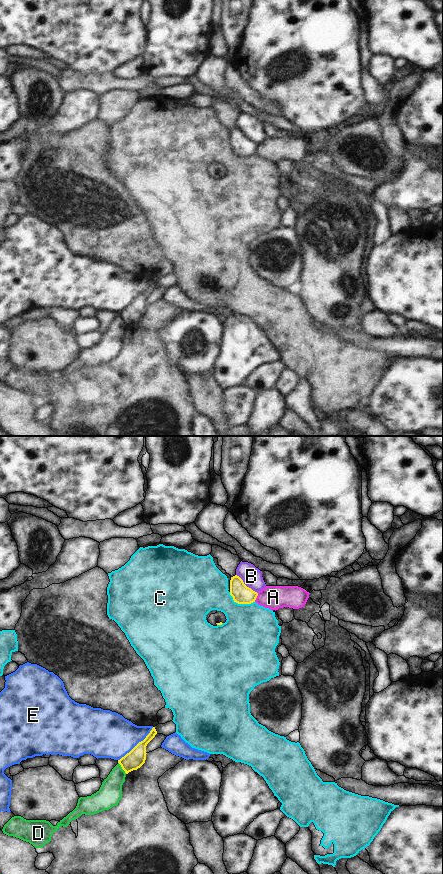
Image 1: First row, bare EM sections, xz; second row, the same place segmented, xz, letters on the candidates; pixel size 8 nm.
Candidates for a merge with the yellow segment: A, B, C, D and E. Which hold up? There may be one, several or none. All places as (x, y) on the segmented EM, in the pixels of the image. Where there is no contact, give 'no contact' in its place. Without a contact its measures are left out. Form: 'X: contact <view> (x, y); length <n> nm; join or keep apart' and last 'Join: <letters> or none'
A: contact xz (256, 597); length 80 nm; keep apart
B: contact xz (245, 585); length 240 nm; keep apart
C: contact xz (240, 603); length 220 nm; keep apart
D: contact xz (122, 768); length 120 nm; keep apart
E: contact xz (137, 744); length 400 nm; keep apart
Join: none

